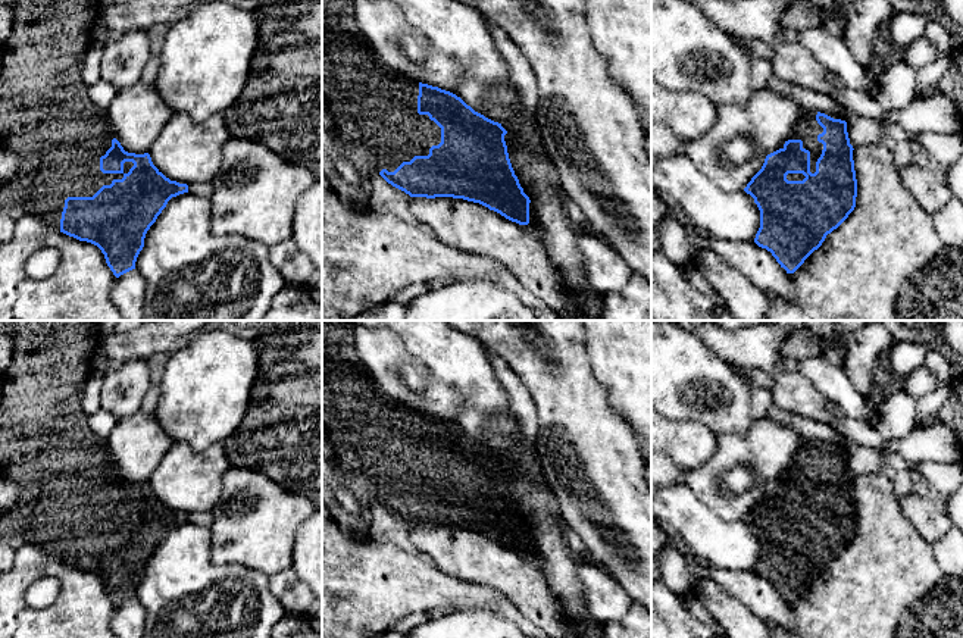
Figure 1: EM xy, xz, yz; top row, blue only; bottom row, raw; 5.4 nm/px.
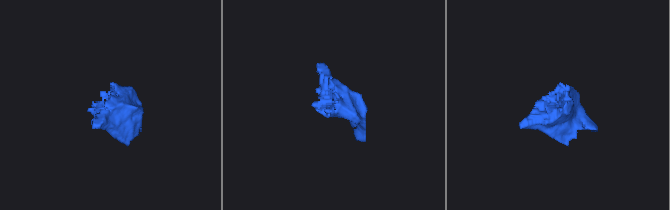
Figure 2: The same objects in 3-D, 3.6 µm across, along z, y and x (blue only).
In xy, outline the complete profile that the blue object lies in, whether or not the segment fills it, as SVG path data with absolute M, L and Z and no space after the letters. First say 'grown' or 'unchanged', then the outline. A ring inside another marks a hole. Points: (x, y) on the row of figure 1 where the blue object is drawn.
grown; M10 0L13 26L0 49L0 147L16 153L19 166L15 176L0 185L0 206L13 218L31 213L69 237L97 245L119 278L135 269L147 231L172 197L188 193L188 185L166 178L148 153L125 151L115 138L106 110L87 96L81 68L101 9L100 0Z

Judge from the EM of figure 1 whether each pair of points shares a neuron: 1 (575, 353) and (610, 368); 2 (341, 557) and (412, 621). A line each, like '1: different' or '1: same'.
1: different
2: different

